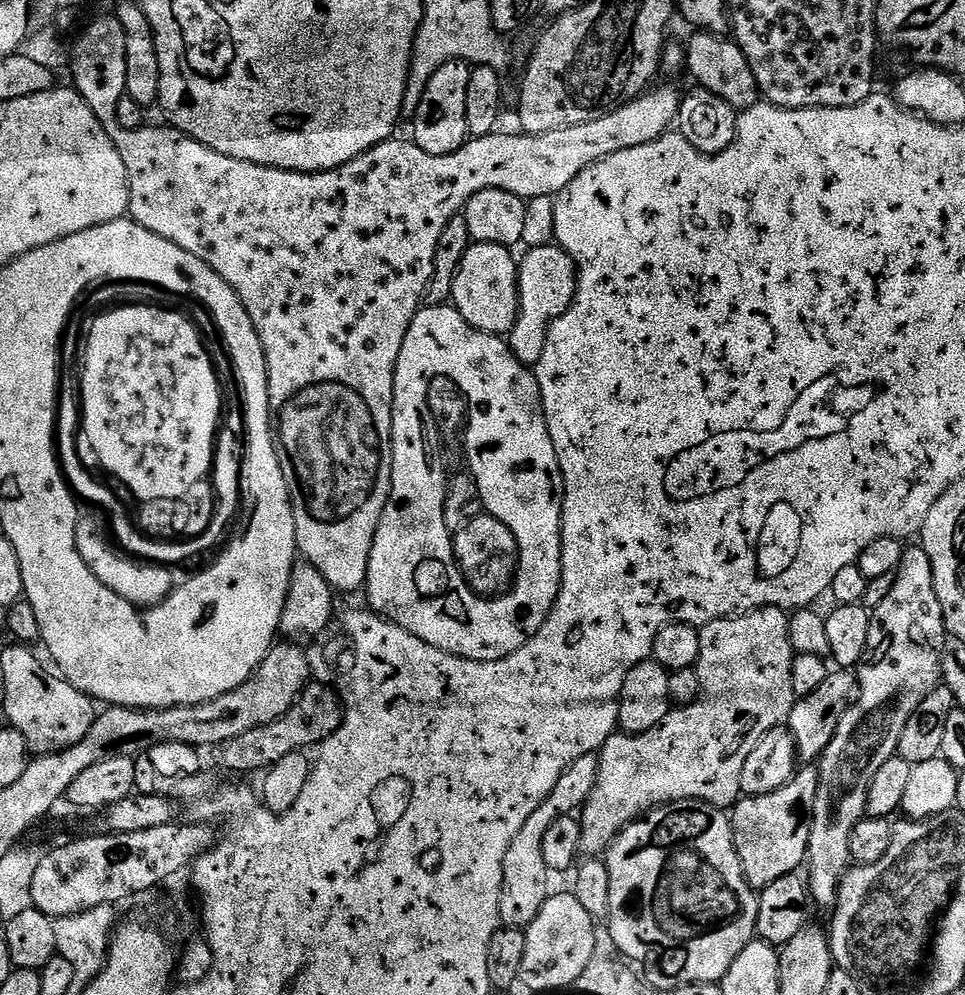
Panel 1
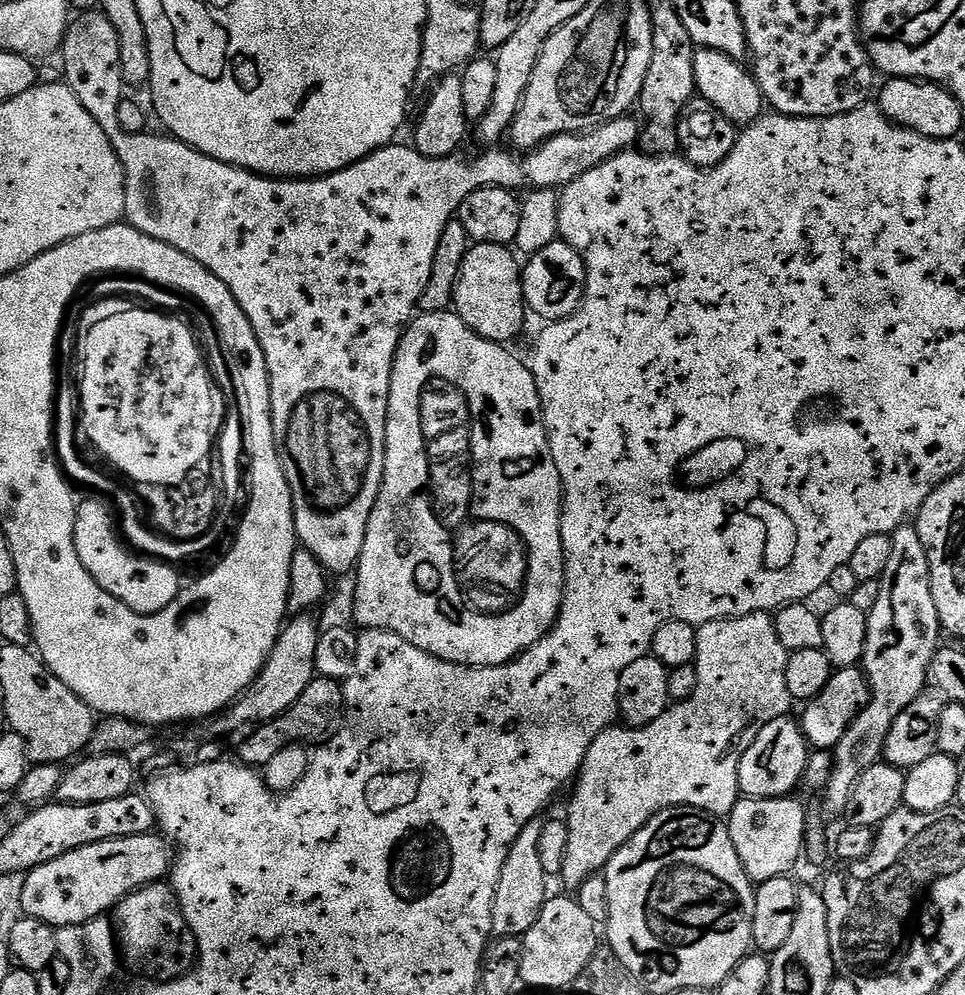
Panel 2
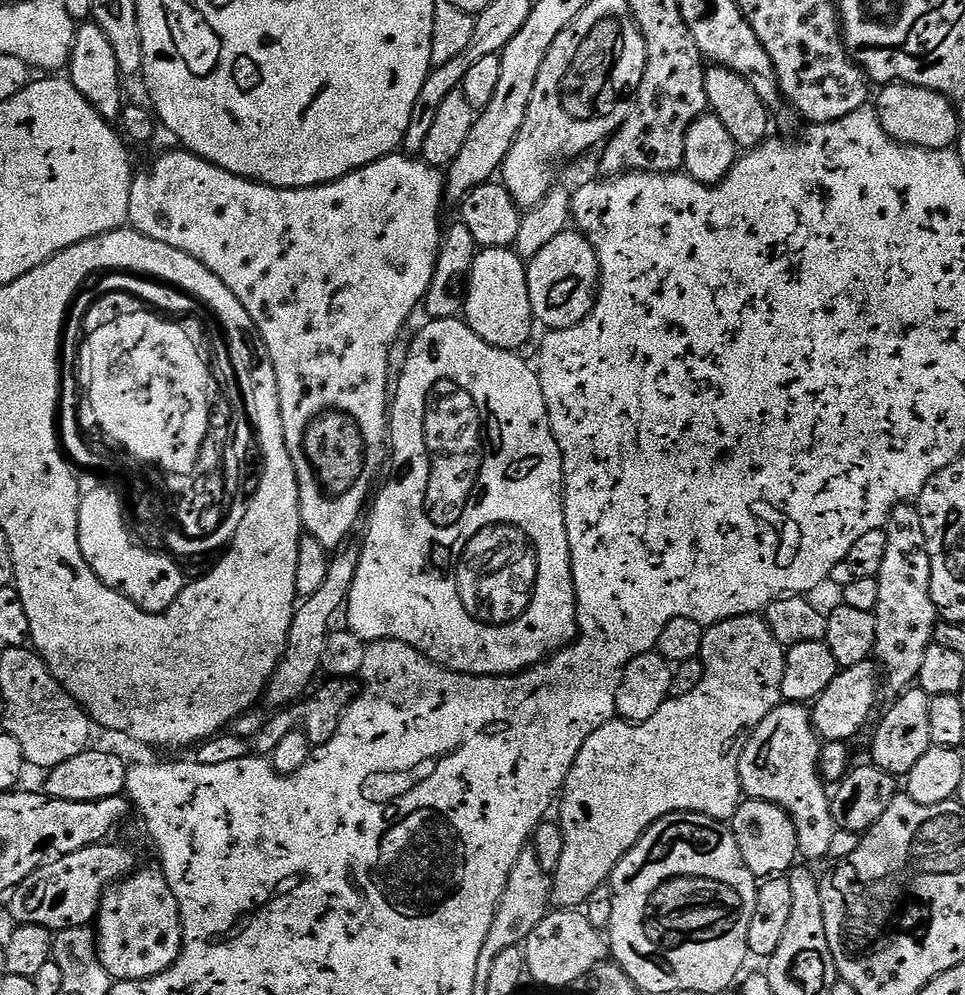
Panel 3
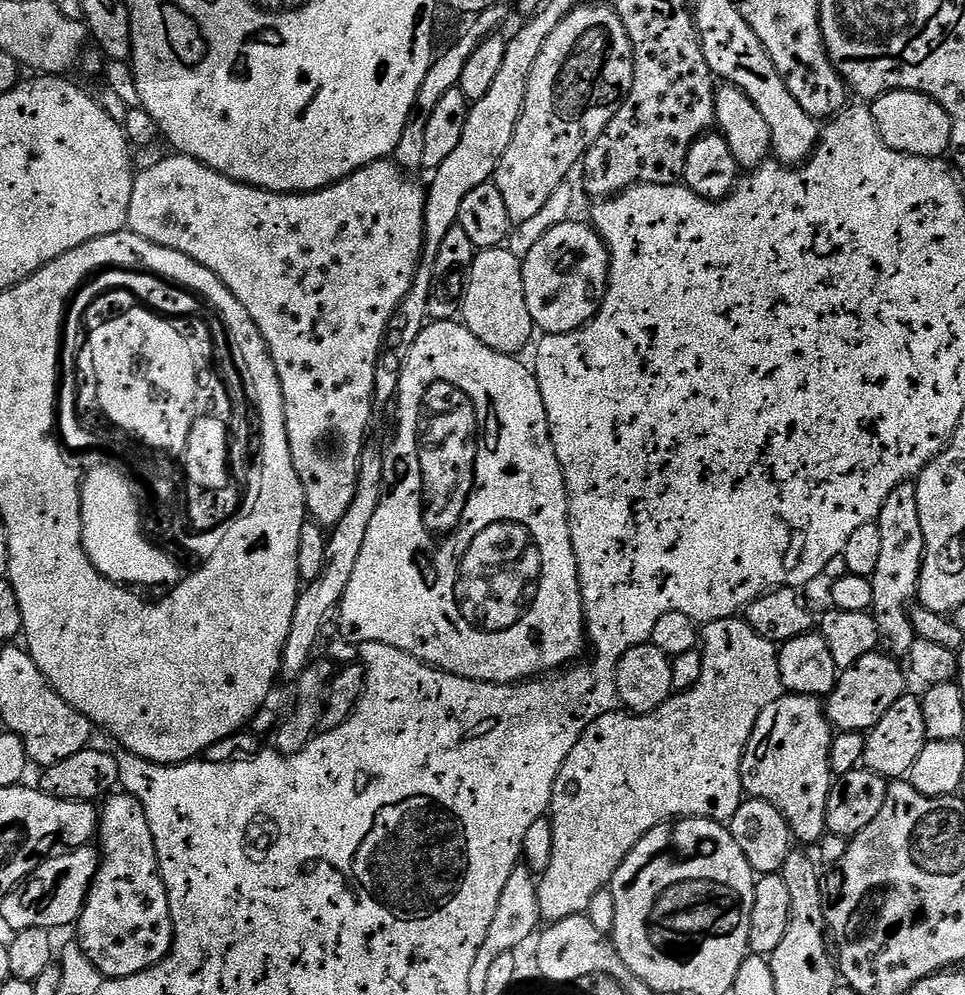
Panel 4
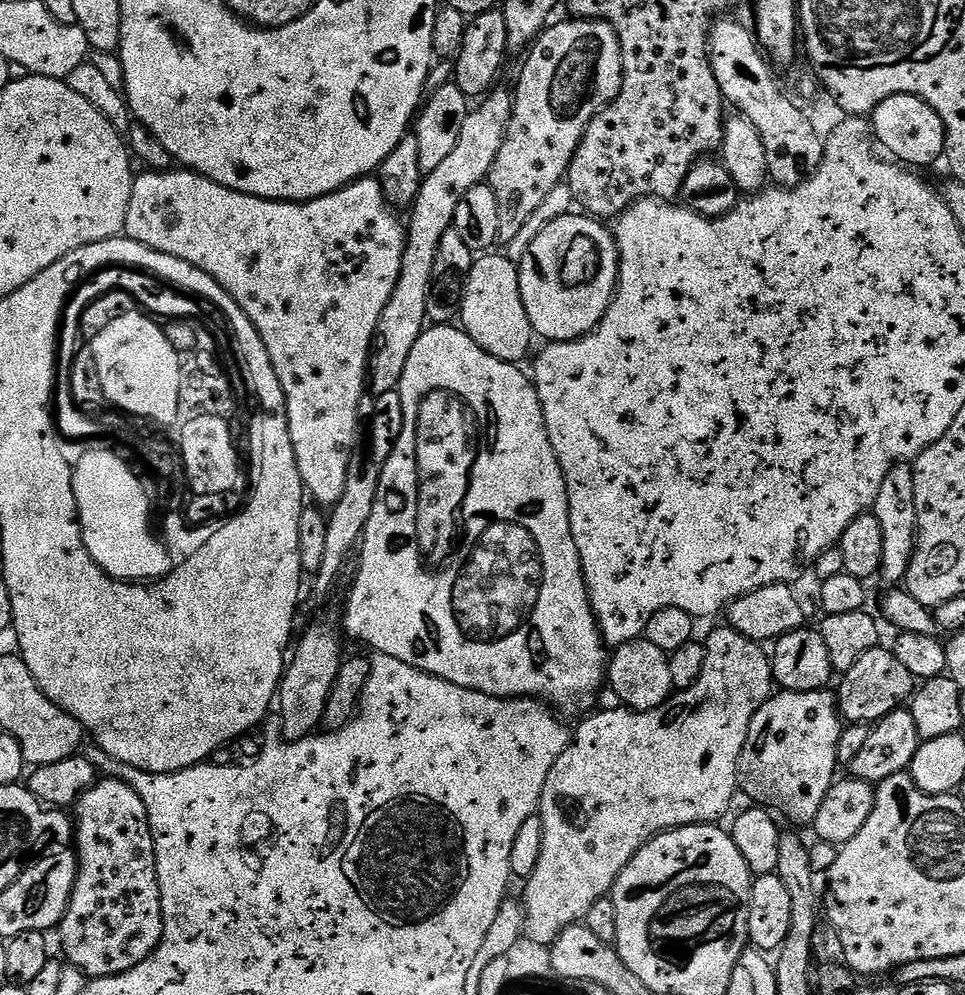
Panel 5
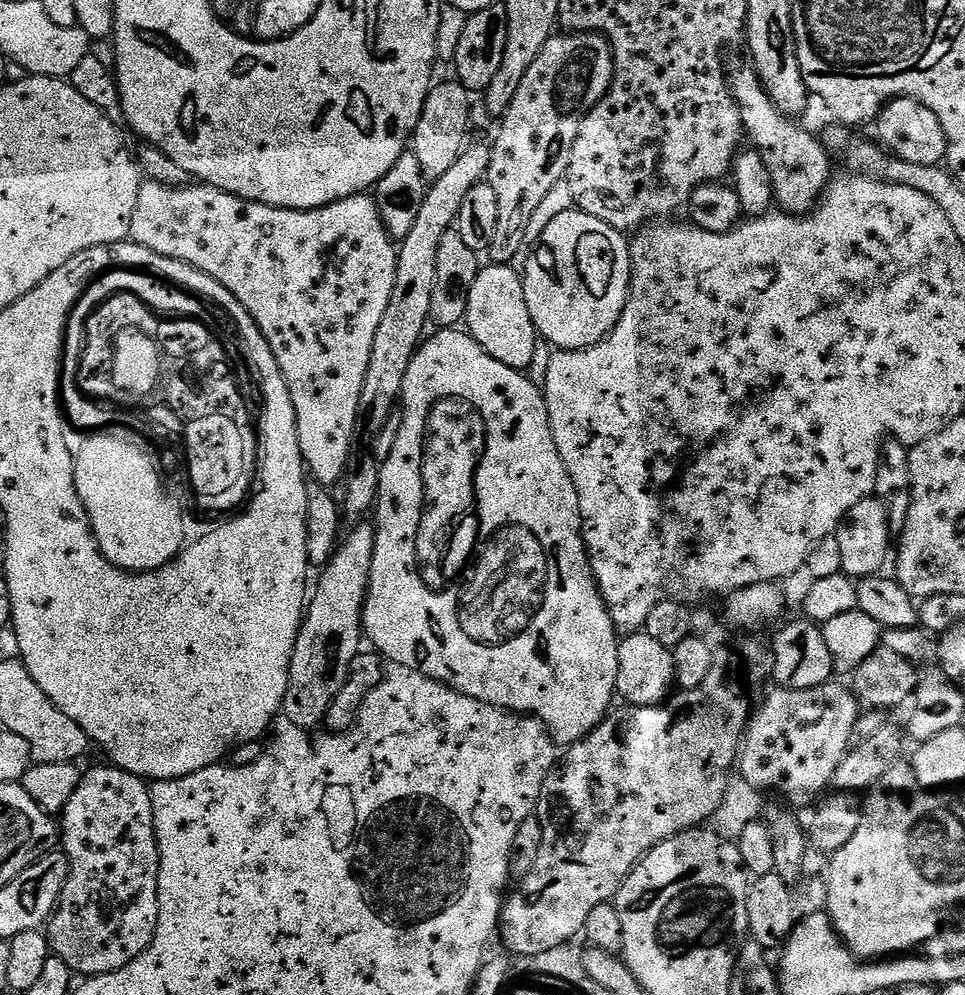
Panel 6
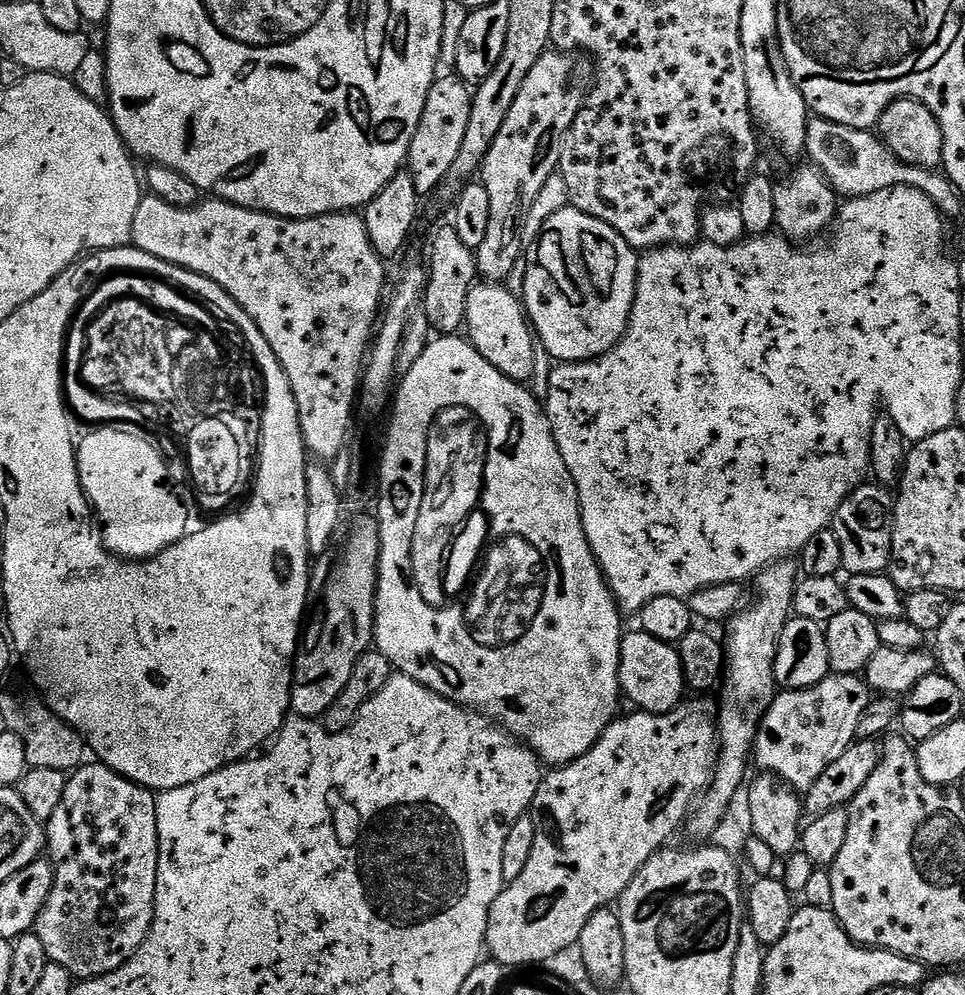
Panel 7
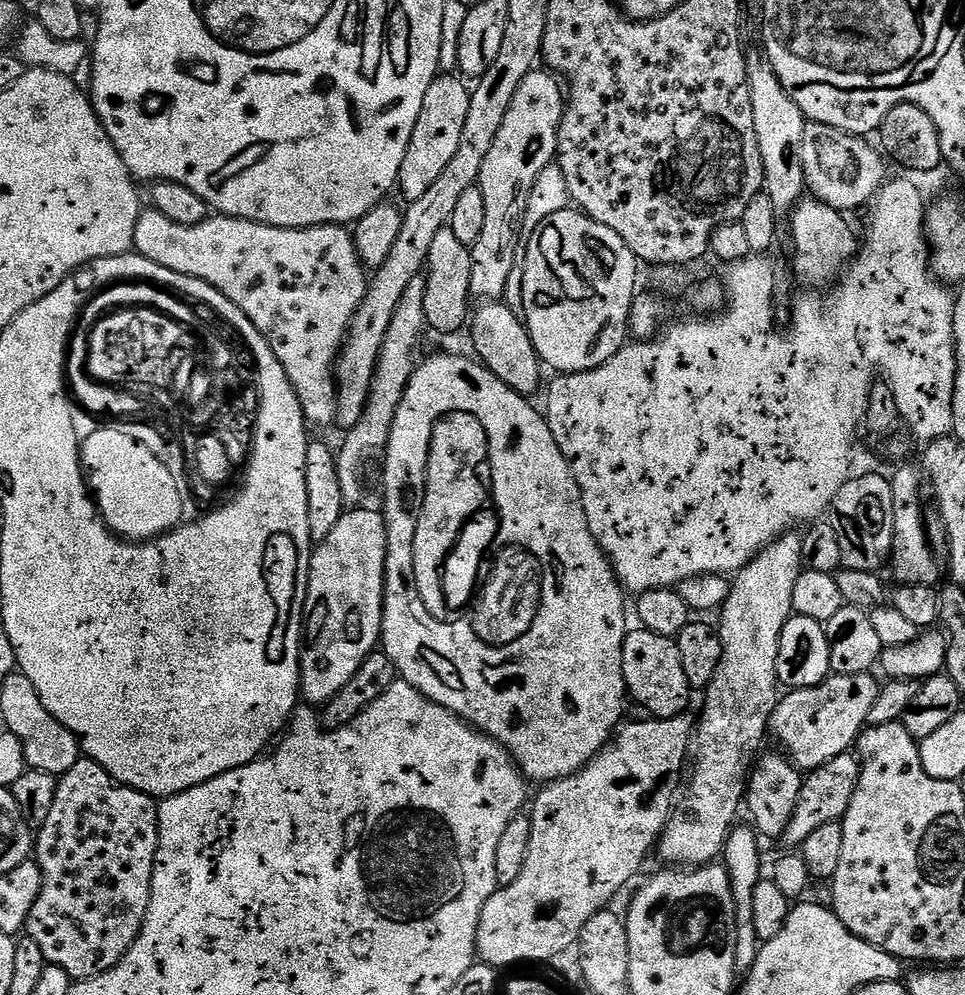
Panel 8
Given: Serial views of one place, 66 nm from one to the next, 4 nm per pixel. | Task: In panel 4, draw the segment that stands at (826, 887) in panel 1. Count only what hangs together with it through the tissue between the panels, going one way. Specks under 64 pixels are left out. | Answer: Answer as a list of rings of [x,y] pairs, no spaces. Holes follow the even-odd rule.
[[[915,483],[899,484],[886,498],[878,521],[882,534],[878,570],[871,576],[874,598],[871,613],[876,617],[883,647],[897,658],[907,657],[918,639],[910,609],[920,590],[920,571],[924,565],[922,518],[918,518],[918,494]]]

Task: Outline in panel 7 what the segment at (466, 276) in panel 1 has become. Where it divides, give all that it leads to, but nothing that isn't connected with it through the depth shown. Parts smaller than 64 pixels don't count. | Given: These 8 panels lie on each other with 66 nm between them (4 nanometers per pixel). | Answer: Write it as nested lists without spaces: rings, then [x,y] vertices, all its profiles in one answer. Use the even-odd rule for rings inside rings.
[[[478,282],[472,287],[466,302],[466,336],[494,370],[502,370],[511,380],[528,382],[536,372],[538,344],[521,297],[504,287],[508,286],[500,282]]]

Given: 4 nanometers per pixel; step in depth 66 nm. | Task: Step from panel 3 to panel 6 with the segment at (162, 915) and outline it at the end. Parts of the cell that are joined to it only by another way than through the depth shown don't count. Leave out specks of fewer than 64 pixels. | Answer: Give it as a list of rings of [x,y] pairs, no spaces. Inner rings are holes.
[[[115,766],[83,773],[78,790],[66,802],[58,820],[62,851],[68,858],[68,877],[60,902],[46,925],[48,943],[74,974],[91,978],[122,970],[150,946],[158,930],[158,870],[160,851],[154,830],[149,785],[139,776]]]

